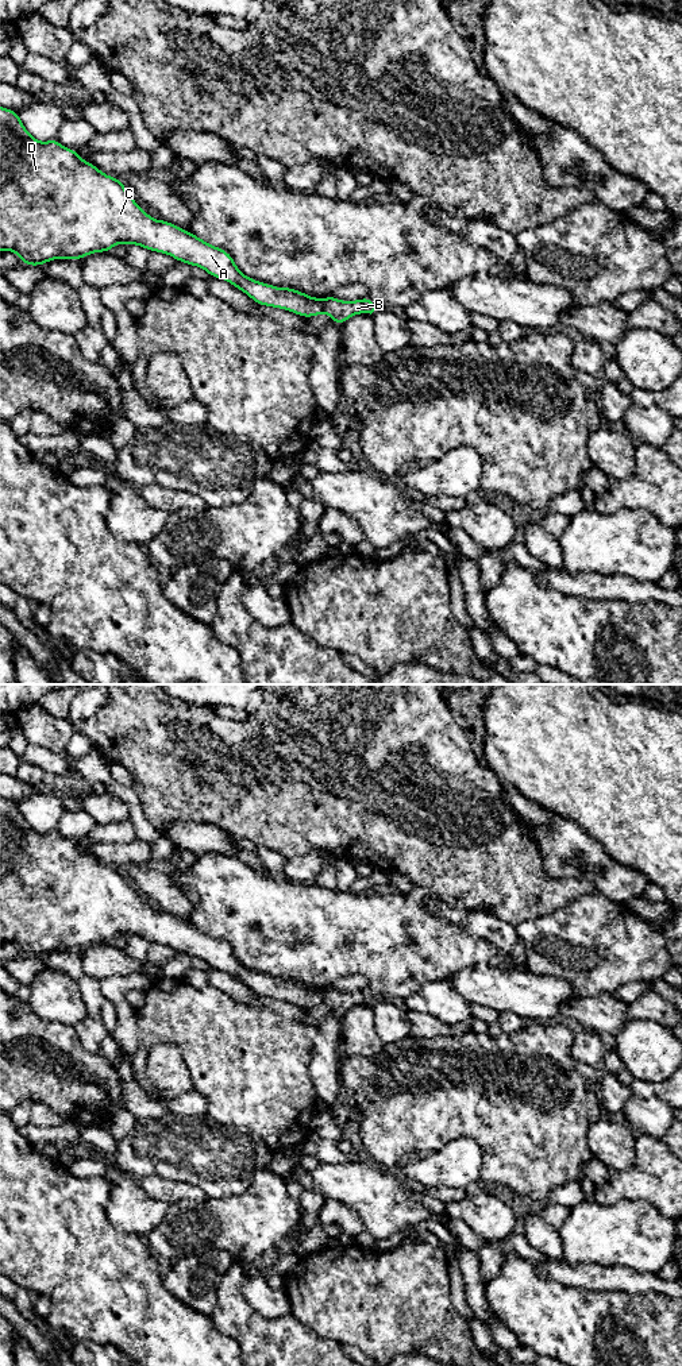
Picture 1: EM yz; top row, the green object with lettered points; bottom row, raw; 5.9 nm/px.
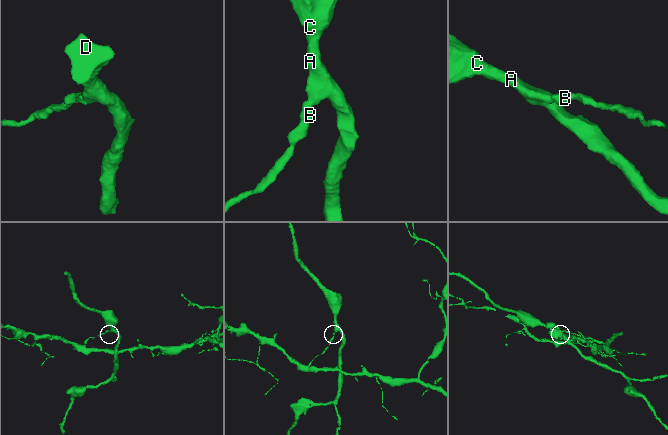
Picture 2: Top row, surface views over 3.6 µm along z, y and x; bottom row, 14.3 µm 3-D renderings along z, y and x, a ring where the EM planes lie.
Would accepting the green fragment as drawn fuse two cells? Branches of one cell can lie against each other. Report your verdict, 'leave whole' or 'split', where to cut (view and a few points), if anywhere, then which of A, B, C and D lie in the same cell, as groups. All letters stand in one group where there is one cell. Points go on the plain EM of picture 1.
split | yz (322, 991), (324, 1002) | A C D / B

